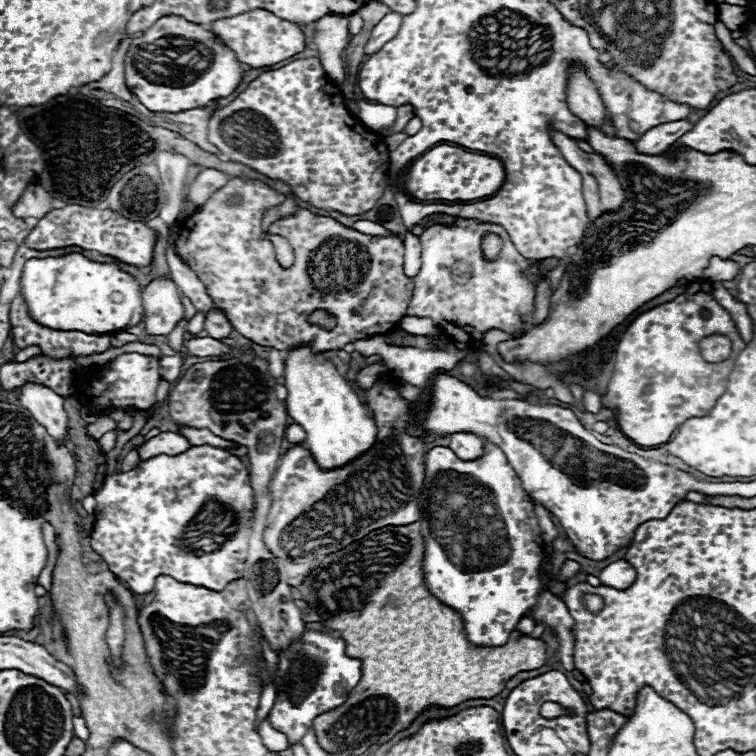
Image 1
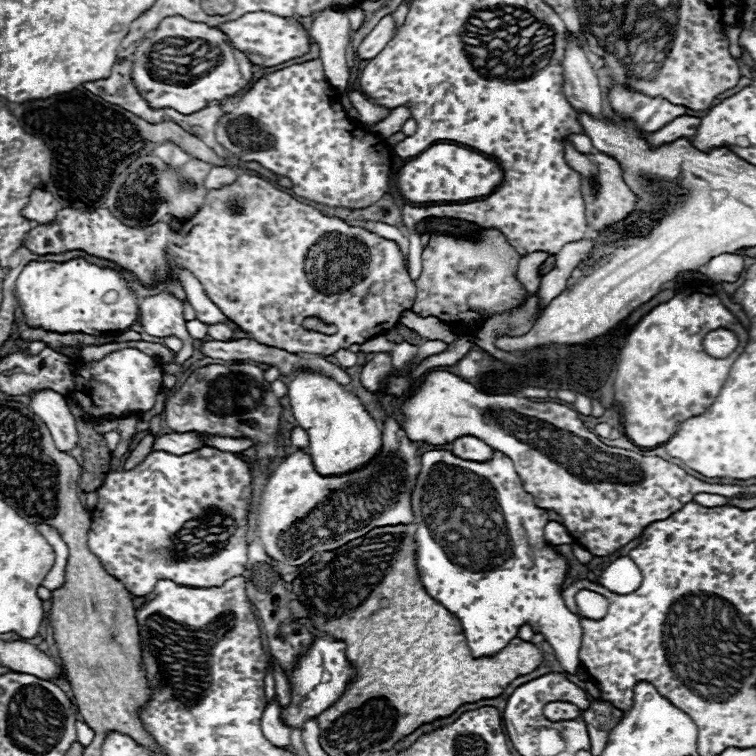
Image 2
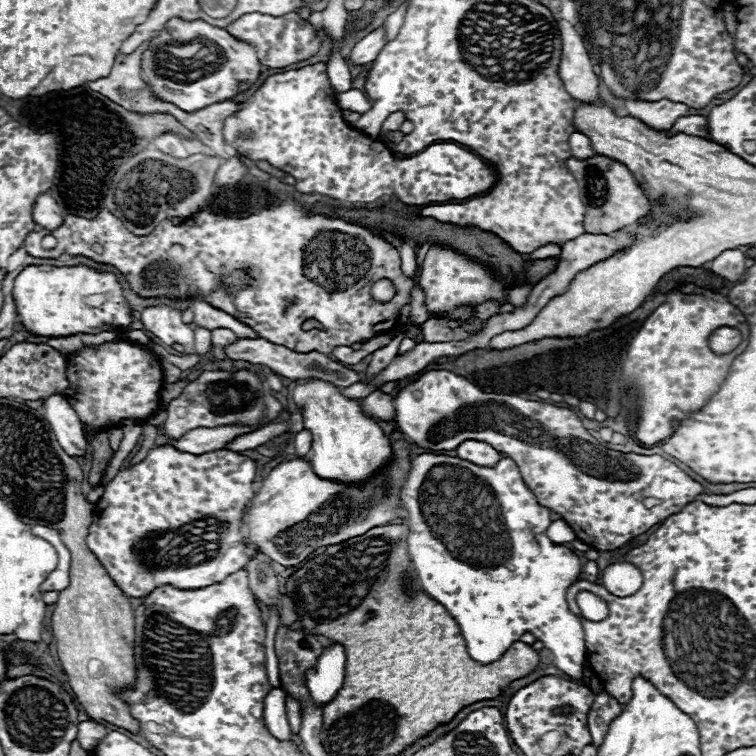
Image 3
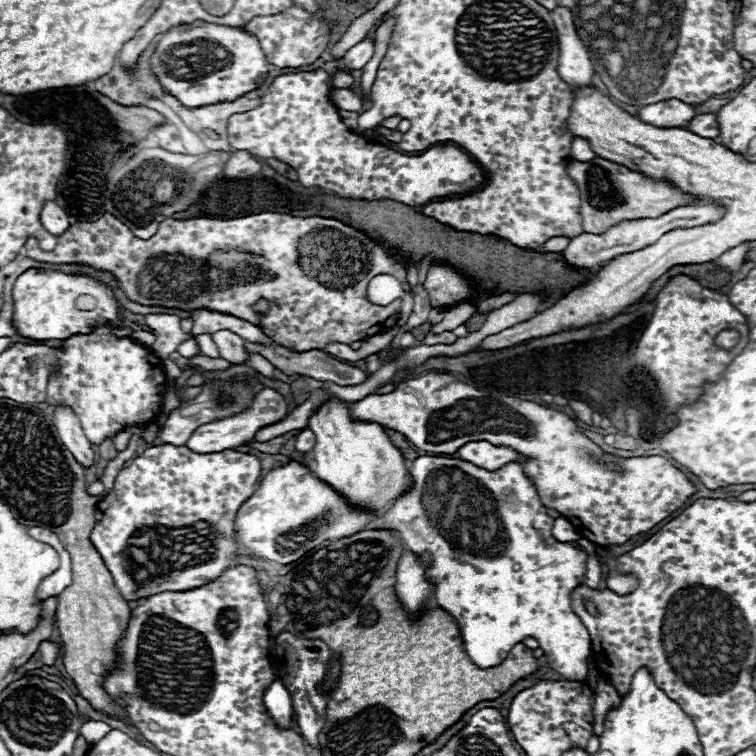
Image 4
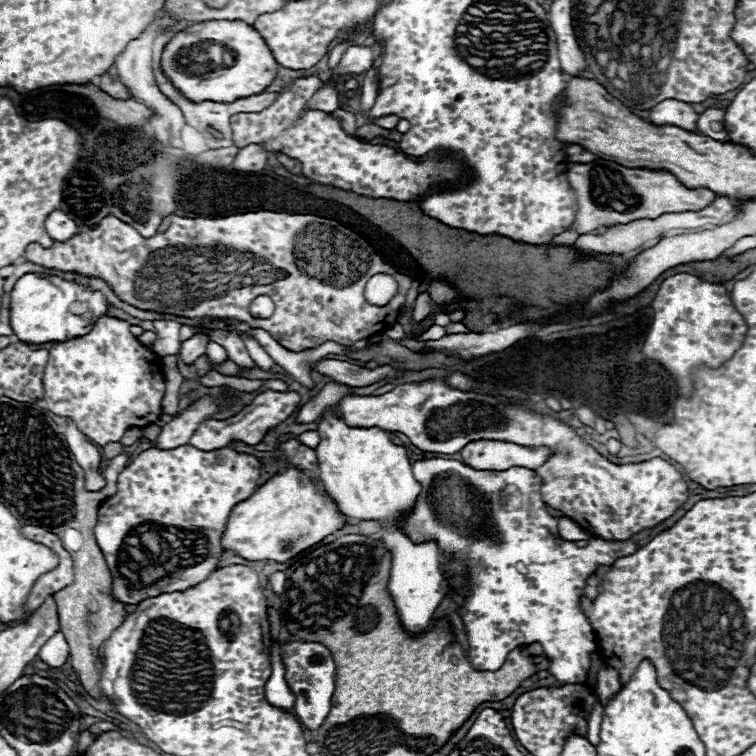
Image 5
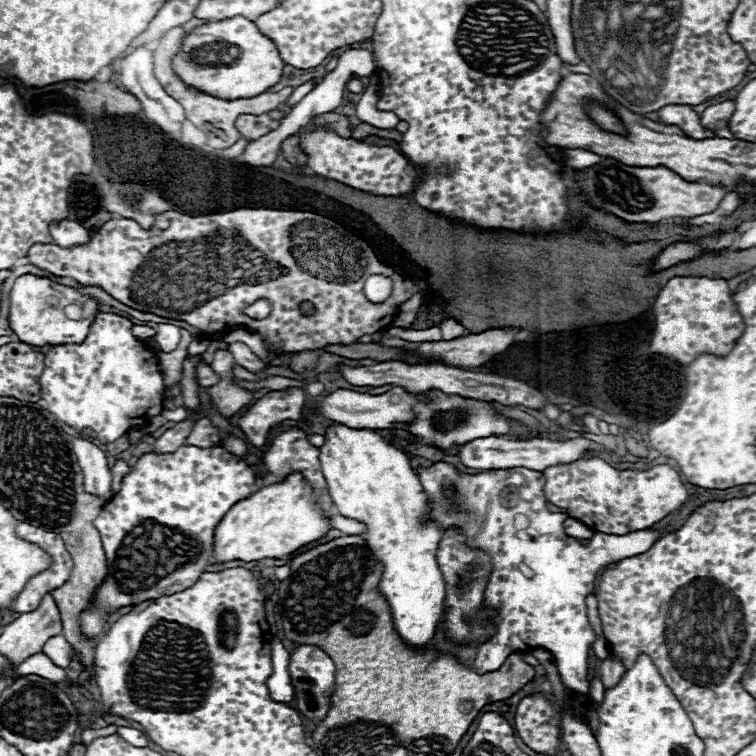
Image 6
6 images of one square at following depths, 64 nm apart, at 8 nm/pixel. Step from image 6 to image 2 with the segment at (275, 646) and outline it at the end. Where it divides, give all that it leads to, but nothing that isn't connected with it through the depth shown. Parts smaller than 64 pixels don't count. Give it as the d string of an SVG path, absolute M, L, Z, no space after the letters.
M272 700L272 704L264 710L260 728L266 740L276 748L286 748L290 744L290 730L280 724L280 704L276 700Z

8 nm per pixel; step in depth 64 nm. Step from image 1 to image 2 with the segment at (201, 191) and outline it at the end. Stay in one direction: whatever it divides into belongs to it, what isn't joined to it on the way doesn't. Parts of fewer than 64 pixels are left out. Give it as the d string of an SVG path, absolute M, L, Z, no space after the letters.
M214 166L204 180L204 188L206 190L216 190L216 188L232 184L236 178L238 178L238 170L224 168L224 166Z

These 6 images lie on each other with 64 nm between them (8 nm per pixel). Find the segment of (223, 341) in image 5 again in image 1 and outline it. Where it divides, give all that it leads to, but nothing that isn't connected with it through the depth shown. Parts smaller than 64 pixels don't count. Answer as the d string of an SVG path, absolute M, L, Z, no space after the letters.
M214 306L214 308L206 314L204 330L208 332L208 336L214 336L216 340L222 340L222 338L226 338L226 336L232 332L232 324L230 324L230 320L226 318L224 310L220 310L220 308Z

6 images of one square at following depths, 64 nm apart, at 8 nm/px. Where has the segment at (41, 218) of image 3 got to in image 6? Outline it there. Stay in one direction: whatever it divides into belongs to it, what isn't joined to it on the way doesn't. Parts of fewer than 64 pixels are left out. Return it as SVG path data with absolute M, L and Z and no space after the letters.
M64 218L58 224L54 224L54 222L50 224L50 234L52 234L52 238L58 246L68 248L68 246L74 246L74 244L88 242L90 232L86 228L82 228L78 222L72 222L72 220Z

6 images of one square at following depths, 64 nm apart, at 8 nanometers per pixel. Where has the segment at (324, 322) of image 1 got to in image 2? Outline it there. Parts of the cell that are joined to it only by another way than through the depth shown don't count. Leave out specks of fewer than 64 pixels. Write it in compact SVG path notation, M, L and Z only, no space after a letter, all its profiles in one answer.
M308 317L304 319L302 325L308 330L314 330L324 334L334 334L337 331L336 326L324 323L318 317Z

